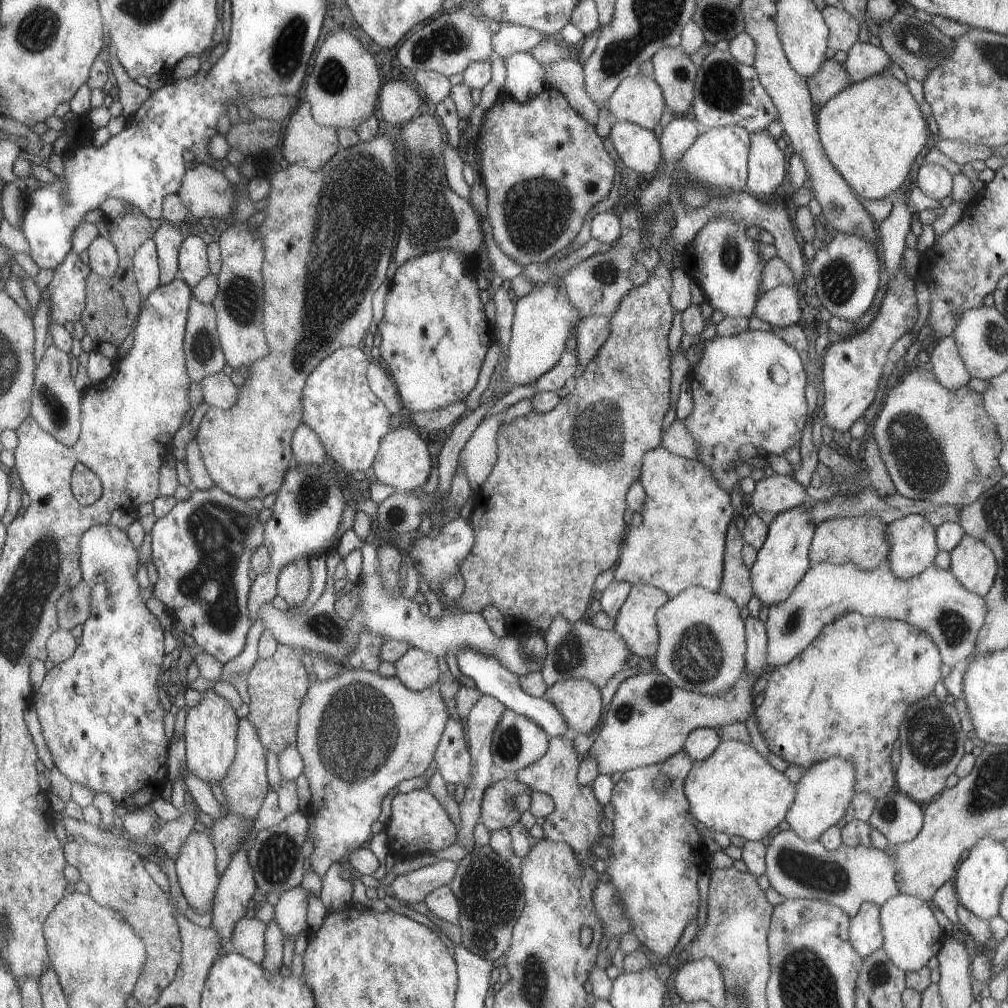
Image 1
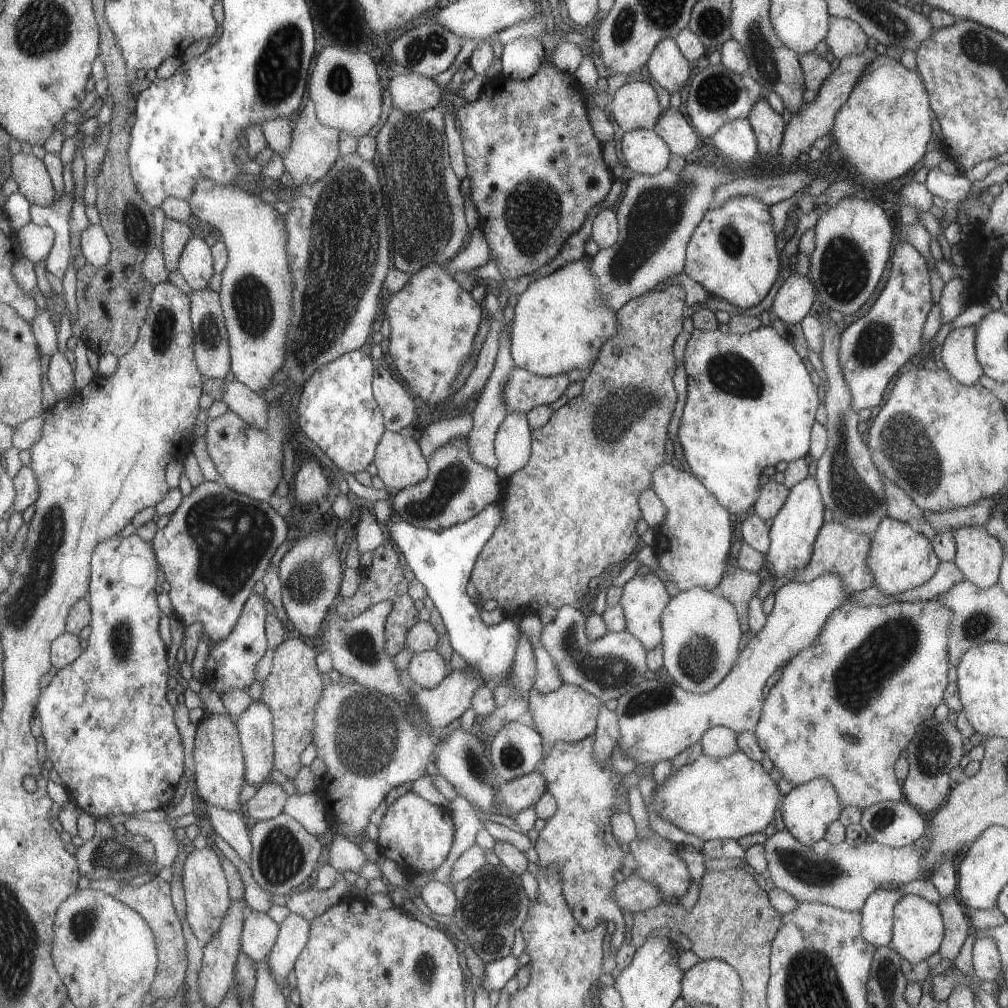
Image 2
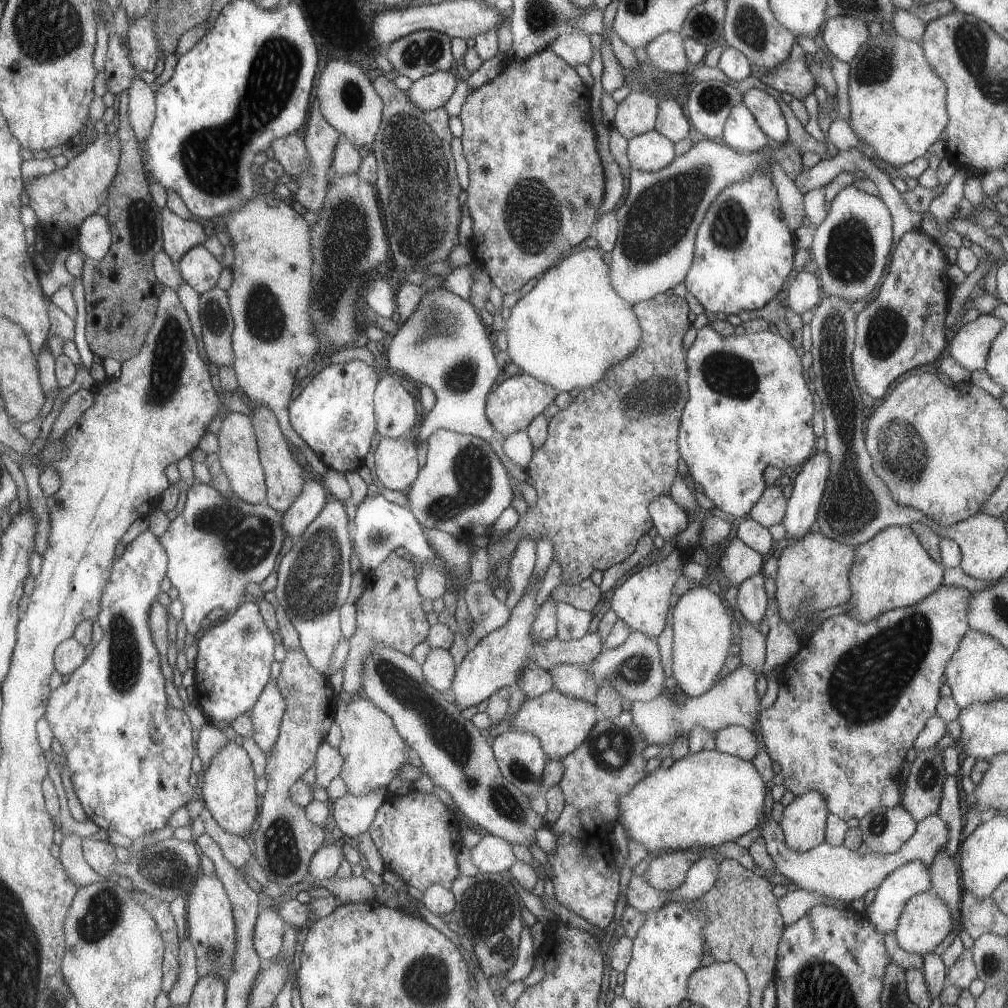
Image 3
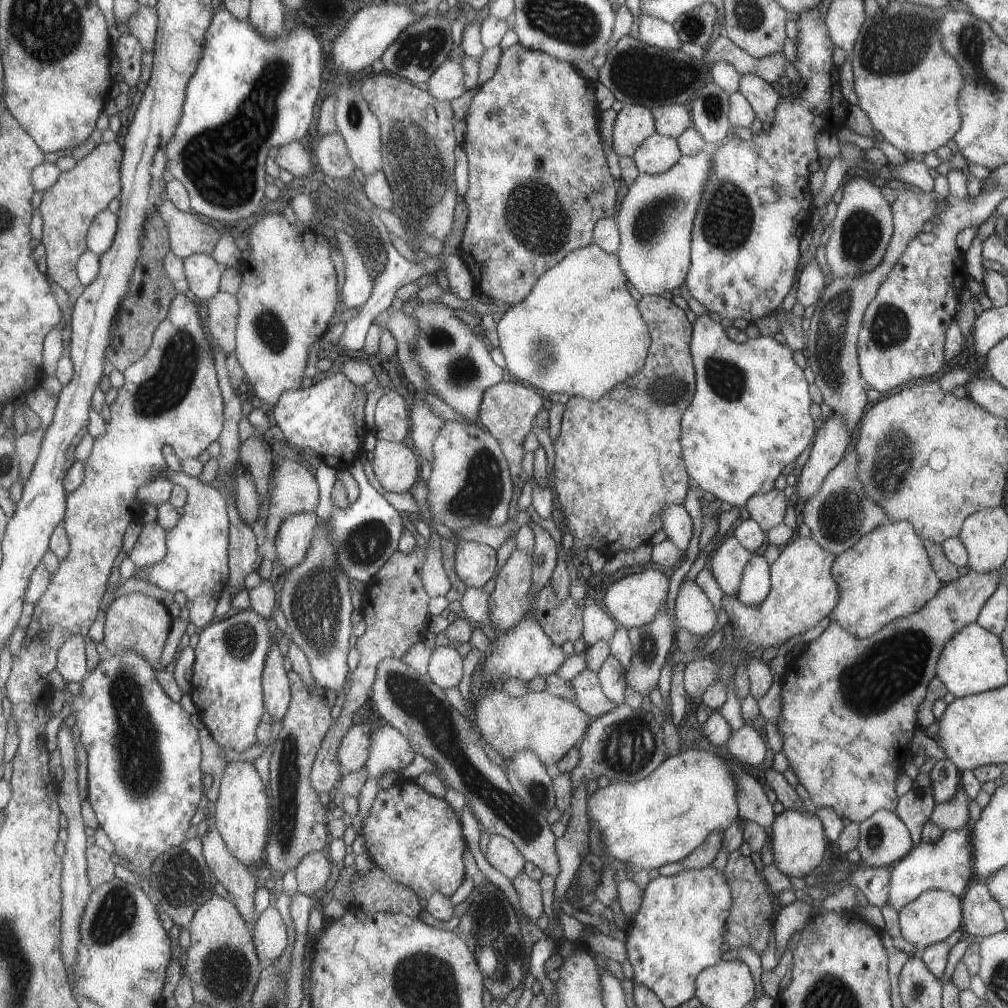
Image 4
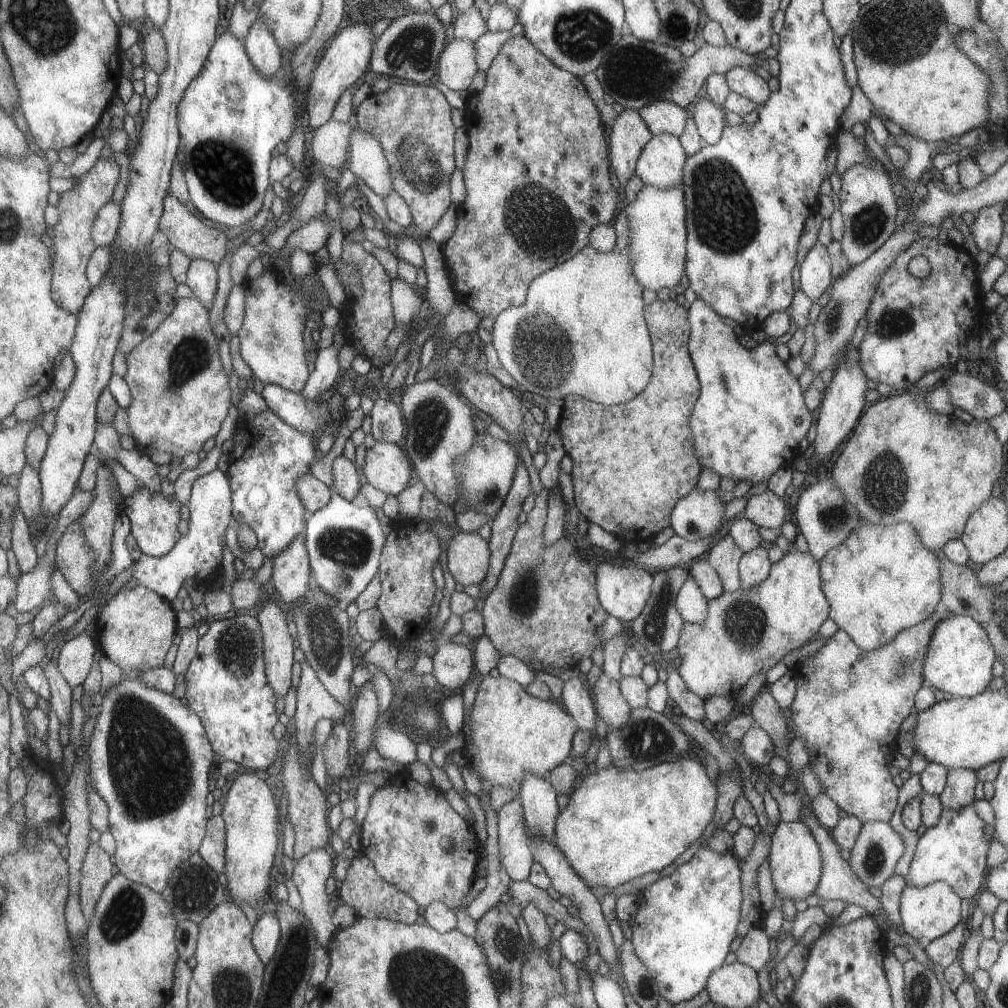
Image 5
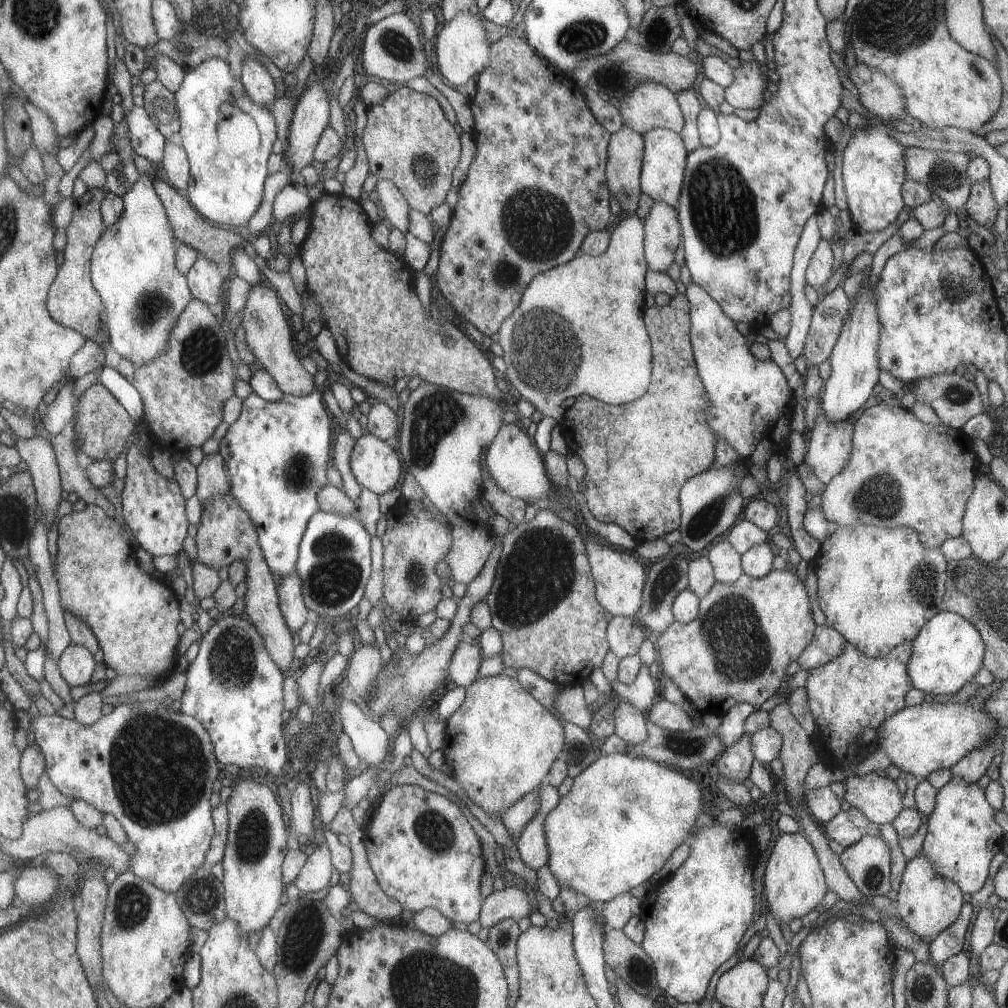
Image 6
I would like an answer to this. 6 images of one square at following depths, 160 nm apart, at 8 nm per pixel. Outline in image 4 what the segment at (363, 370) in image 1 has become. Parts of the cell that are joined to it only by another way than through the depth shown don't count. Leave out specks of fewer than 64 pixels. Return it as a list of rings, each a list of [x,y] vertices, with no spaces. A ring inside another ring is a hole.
[[[334,371],[310,388],[285,392],[272,412],[285,440],[297,450],[311,448],[325,464],[337,470],[349,470],[355,462],[359,462],[369,431],[365,424],[368,393],[363,385],[353,384],[342,371]]]

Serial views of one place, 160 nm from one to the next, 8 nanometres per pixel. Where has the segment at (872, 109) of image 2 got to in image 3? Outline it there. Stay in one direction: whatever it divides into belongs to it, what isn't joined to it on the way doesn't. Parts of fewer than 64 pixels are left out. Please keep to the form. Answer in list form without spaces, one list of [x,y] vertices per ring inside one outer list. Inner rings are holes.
[[[884,33],[868,36],[848,64],[850,70],[847,86],[847,124],[857,136],[857,140],[871,147],[889,168],[896,169],[923,156],[923,152],[935,140],[939,140],[939,134],[945,128],[945,122],[948,122],[948,114],[945,112],[945,83],[925,60],[921,43],[907,40],[897,33],[893,36]]]

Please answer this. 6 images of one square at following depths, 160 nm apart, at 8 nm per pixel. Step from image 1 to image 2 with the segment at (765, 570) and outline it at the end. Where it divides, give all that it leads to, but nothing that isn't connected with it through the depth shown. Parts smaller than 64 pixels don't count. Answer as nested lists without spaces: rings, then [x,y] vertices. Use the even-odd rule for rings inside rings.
[[[807,476],[789,489],[789,495],[784,506],[773,518],[769,529],[769,547],[763,555],[763,569],[769,572],[771,578],[786,577],[793,581],[793,576],[799,570],[805,570],[809,558],[812,557],[812,548],[816,536],[823,525],[823,499],[814,476]]]

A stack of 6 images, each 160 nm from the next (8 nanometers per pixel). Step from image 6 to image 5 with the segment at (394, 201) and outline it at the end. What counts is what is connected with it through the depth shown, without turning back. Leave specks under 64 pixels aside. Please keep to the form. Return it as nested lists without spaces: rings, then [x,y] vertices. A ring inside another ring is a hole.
[[[356,118],[352,122],[348,169],[381,198],[386,197],[394,190],[394,176],[384,146],[372,133],[363,130]]]

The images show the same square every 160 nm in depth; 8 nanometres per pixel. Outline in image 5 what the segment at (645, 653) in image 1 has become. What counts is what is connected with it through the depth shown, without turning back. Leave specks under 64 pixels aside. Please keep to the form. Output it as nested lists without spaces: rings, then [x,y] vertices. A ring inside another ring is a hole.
[[[599,563],[595,571],[596,593],[607,614],[623,622],[639,616],[648,600],[652,586],[651,576],[633,566],[613,566]]]

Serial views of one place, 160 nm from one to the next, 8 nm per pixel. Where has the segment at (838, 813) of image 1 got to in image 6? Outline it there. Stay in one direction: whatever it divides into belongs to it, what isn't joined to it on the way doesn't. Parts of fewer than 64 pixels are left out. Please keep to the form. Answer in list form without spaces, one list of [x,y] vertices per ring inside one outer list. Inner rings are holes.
[[[799,831],[793,834],[780,833],[773,844],[764,870],[764,889],[768,903],[767,909],[775,922],[788,924],[792,918],[802,918],[819,904],[819,900],[825,896],[827,887],[823,880],[822,867],[817,864],[814,848],[811,848],[805,840],[805,836]]]

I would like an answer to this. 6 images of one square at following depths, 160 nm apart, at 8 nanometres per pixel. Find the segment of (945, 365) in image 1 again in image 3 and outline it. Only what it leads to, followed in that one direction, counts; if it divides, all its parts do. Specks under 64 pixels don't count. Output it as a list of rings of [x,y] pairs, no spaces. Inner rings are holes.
[[[987,313],[979,314],[967,324],[959,324],[951,334],[947,356],[970,374],[985,369],[989,346],[1003,324],[1003,320]]]

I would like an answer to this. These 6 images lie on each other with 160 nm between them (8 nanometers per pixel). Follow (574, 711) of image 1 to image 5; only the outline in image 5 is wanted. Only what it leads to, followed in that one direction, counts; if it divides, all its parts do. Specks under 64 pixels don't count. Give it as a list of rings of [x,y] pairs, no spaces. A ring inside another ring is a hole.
[[[487,676],[484,678],[470,712],[470,743],[461,748],[468,764],[490,786],[499,785],[514,790],[517,795],[524,785],[524,777],[532,773],[543,778],[554,766],[566,762],[575,736],[575,719],[564,710],[559,702],[542,701],[528,693],[528,690],[516,680],[507,677]]]

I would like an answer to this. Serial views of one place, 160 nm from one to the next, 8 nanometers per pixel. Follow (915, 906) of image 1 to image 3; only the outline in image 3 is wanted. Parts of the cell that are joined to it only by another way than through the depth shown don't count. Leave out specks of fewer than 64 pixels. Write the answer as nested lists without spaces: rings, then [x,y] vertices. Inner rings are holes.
[[[929,891],[913,894],[908,902],[905,902],[903,913],[897,922],[894,931],[897,944],[906,952],[921,956],[932,953],[933,949],[947,936],[951,930],[951,918],[948,906],[941,902],[937,895]]]

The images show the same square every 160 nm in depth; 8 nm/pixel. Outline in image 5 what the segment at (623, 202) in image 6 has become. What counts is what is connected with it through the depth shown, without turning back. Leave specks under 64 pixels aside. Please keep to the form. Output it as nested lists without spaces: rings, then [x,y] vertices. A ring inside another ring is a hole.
[[[623,109],[614,118],[609,134],[609,166],[615,181],[624,185],[635,174],[636,162],[652,133],[636,110]]]

